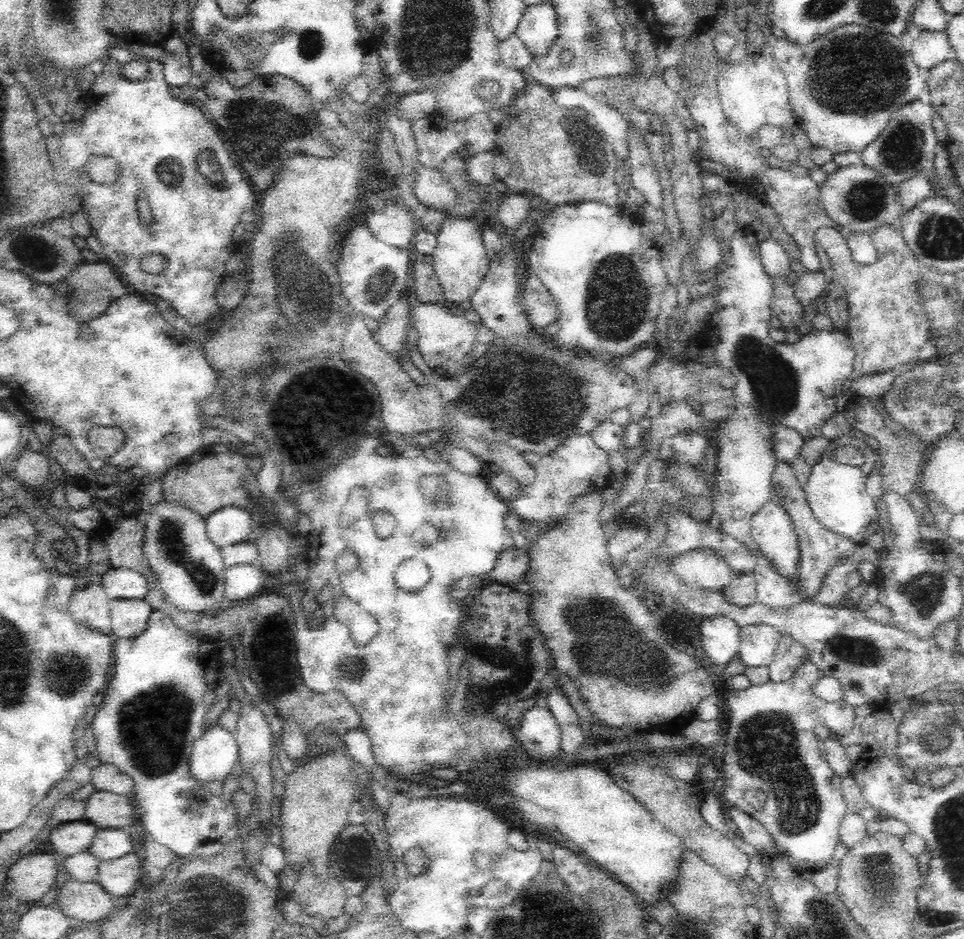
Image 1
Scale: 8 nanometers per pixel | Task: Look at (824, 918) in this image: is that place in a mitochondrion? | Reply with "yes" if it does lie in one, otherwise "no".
yes

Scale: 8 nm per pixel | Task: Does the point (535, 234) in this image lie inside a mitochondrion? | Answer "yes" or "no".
no

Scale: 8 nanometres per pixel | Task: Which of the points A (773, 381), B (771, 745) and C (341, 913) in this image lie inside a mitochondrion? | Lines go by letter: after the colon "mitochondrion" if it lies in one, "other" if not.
A: mitochondrion
B: mitochondrion
C: other

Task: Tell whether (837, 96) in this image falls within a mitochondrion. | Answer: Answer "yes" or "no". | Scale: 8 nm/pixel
yes

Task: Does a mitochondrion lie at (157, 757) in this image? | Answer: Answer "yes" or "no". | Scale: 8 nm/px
yes

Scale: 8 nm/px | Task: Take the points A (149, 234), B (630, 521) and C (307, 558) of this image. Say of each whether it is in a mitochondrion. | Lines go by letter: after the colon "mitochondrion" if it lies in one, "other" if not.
A: other
B: other
C: other

